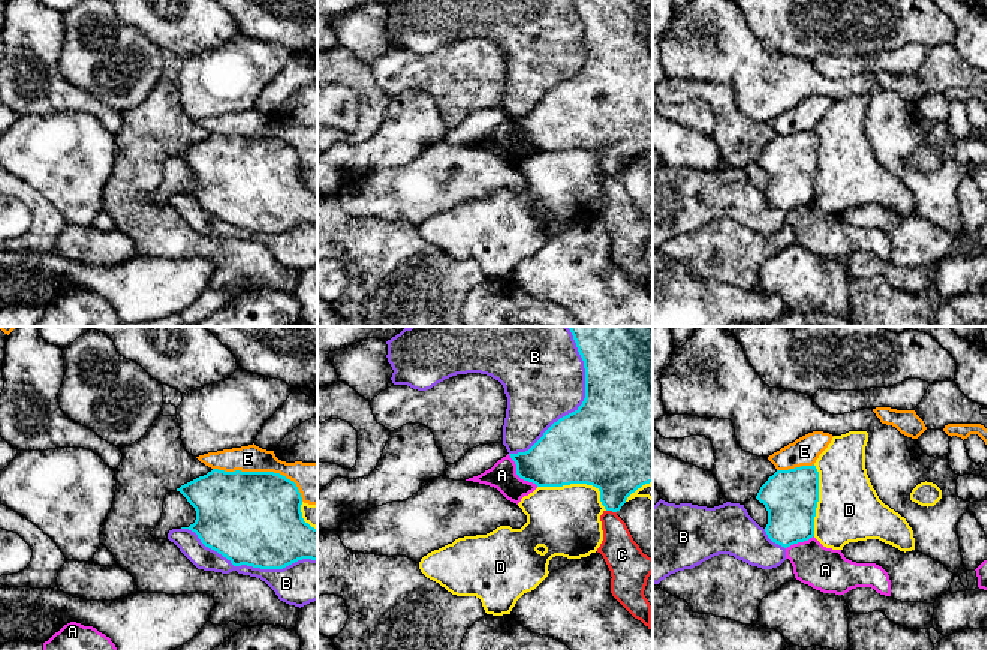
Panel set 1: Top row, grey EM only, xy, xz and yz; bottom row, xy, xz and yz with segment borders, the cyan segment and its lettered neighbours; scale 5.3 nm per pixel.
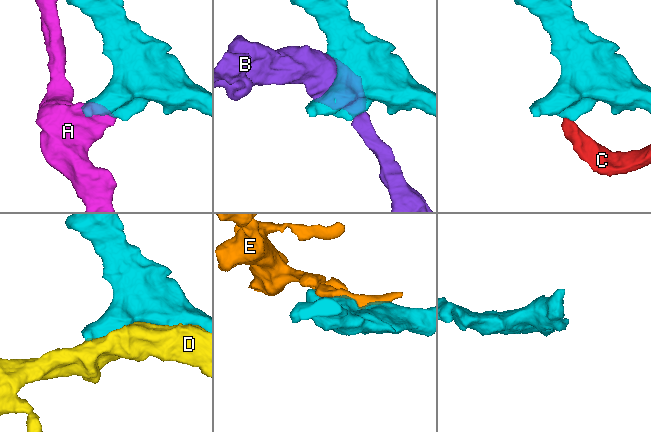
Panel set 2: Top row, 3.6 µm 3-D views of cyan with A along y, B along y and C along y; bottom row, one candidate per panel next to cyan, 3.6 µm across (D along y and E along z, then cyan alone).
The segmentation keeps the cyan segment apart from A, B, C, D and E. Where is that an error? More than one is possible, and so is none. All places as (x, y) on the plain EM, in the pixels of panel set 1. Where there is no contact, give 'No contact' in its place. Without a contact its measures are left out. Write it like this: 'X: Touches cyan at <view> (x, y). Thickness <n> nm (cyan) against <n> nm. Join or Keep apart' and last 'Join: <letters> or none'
A: Touches cyan at xz (518, 140). Thickness 300 nm (cyan) against 150 nm. Keep apart
B: Touches cyan at xz (580, 71). Thickness 500 nm (cyan) against 440 nm. Keep apart
C: Touches cyan at xz (611, 174). Thickness 340 nm (cyan) against 190 nm. Keep apart
D: Touches cyan at xz (578, 147). Thickness 460 nm (cyan) against 360 nm. Keep apart
E: Touches cyan at xy (262, 137). Thickness 500 nm (cyan) against 160 nm. Keep apart
Join: none

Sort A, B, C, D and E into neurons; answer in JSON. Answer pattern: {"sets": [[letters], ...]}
{"sets": [["A"], ["B"], ["C"], ["D"], ["E"]]}

